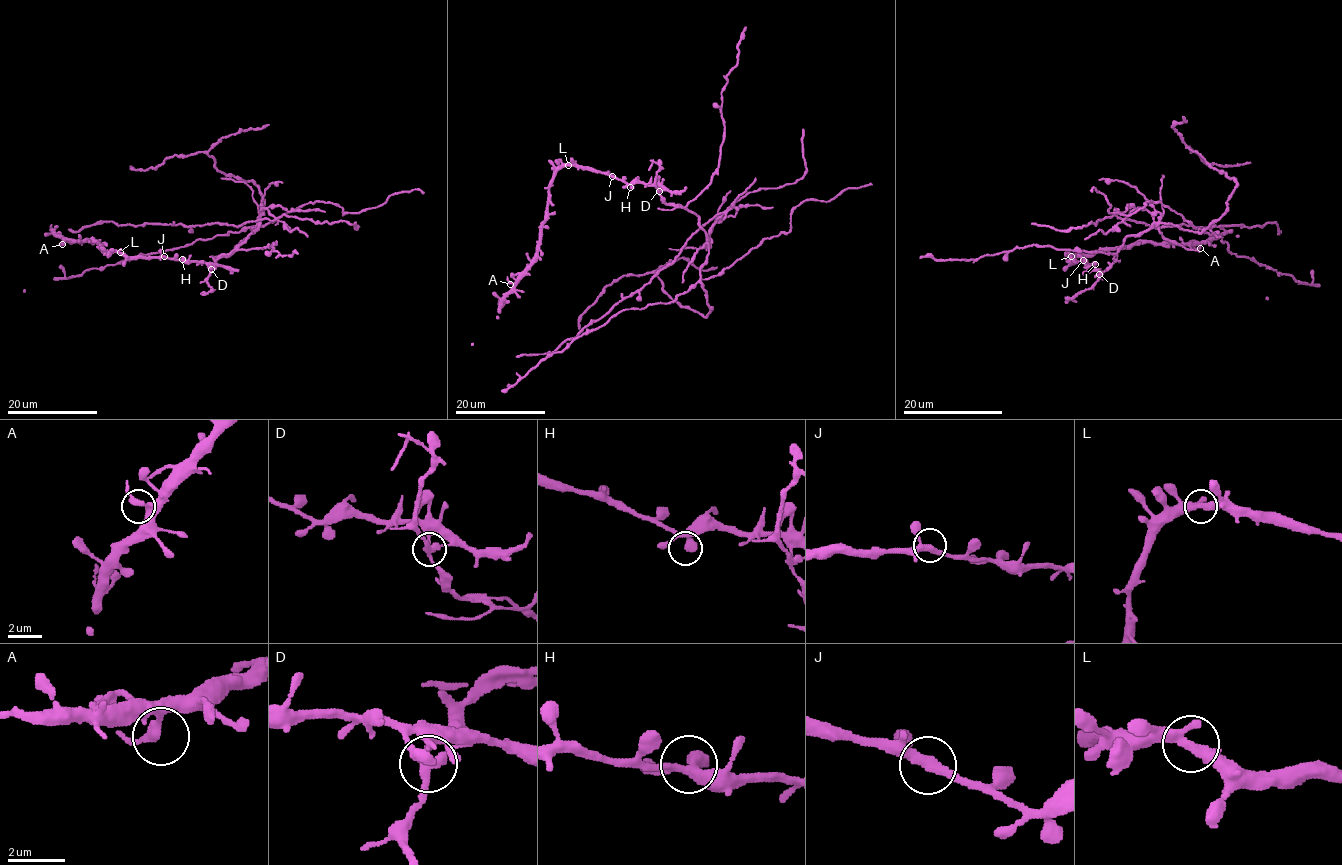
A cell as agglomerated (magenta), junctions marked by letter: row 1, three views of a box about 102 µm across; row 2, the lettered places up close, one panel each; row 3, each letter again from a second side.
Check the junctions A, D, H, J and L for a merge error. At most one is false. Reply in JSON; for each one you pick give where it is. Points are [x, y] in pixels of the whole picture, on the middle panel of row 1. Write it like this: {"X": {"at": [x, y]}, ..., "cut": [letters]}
{"D": {"at": [659, 191]}, "cut": ["D"]}

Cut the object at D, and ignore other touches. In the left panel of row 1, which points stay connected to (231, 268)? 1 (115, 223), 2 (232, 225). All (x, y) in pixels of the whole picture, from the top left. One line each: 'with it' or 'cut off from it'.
1: cut off from it
2: cut off from it

